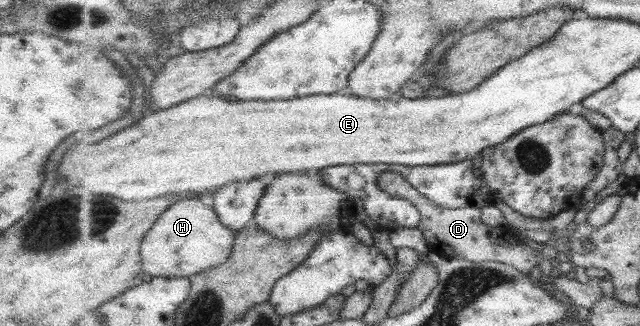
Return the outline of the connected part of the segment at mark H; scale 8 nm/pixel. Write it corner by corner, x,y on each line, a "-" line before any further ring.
199,200
177,202
175,206
171,206
157,219
157,224
153,226
151,234
147,234
147,238
143,240
142,270
145,270
152,277
190,278
191,275
202,273
213,267
219,267
227,262
236,247
237,234
239,234
239,231
233,230
221,222
212,204
206,205

